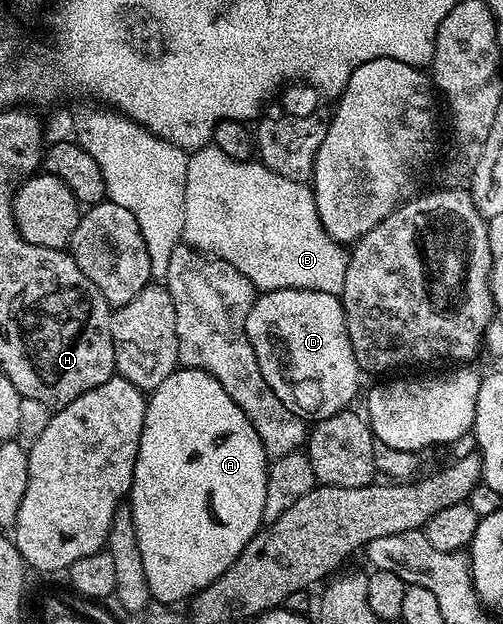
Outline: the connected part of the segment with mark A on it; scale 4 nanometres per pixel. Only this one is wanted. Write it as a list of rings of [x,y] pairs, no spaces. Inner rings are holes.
[[[178,368],[159,387],[149,395],[144,416],[144,428],[140,432],[140,448],[136,456],[134,469],[134,483],[130,486],[128,505],[132,512],[132,520],[136,524],[136,540],[140,540],[140,557],[144,560],[144,576],[148,576],[148,588],[157,601],[167,604],[178,604],[181,598],[193,599],[198,591],[212,584],[241,556],[244,548],[262,529],[264,523],[264,496],[266,495],[266,472],[268,469],[268,455],[256,428],[252,428],[252,420],[220,388],[220,380],[216,380],[203,370]]]

